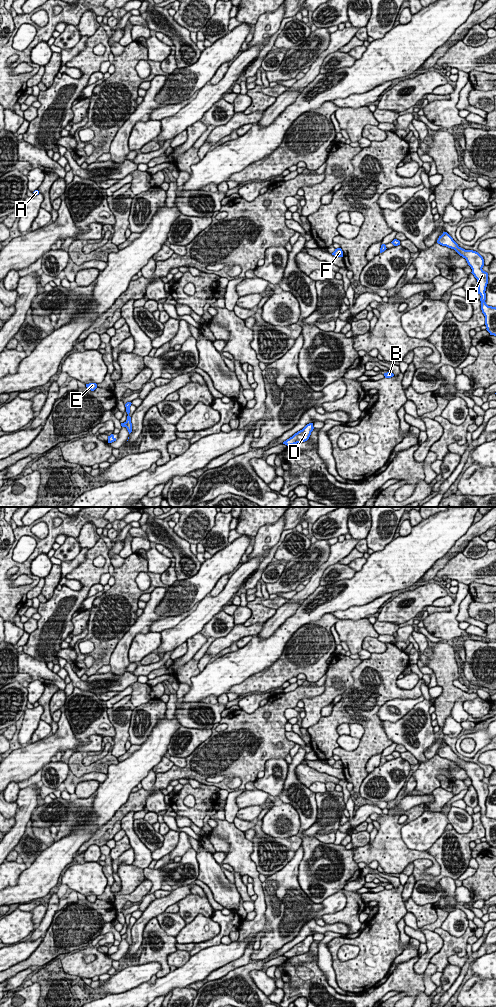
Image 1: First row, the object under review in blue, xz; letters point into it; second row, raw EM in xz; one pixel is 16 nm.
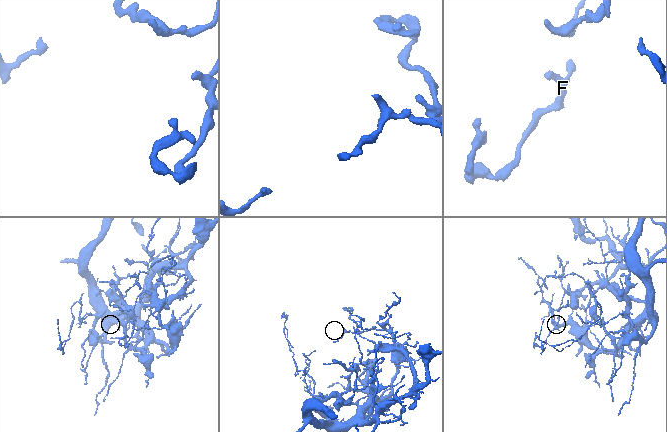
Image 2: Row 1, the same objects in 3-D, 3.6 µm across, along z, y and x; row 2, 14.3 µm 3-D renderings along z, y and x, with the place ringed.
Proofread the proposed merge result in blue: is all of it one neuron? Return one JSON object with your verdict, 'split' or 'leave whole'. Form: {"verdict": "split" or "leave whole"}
{"verdict": "split"}

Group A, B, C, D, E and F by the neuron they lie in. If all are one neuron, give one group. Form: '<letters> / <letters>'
A E / B C D F

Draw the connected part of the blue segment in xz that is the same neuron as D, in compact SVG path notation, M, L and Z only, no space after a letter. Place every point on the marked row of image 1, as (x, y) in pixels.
M309 423L302 430L298 431L292 437L284 441L283 444L289 447L297 443L305 442L309 439L313 429L314 429L313 423Z

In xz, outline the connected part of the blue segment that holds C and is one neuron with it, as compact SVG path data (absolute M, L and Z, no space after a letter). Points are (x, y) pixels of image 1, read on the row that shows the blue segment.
M443 232L443 234L439 236L437 243L454 249L460 256L466 259L468 265L472 269L471 273L478 282L478 294L481 296L481 310L485 316L486 330L490 333L490 335L496 336L496 307L488 306L485 302L488 273L482 269L484 266L483 257L476 251L465 250L459 247L447 232Z

